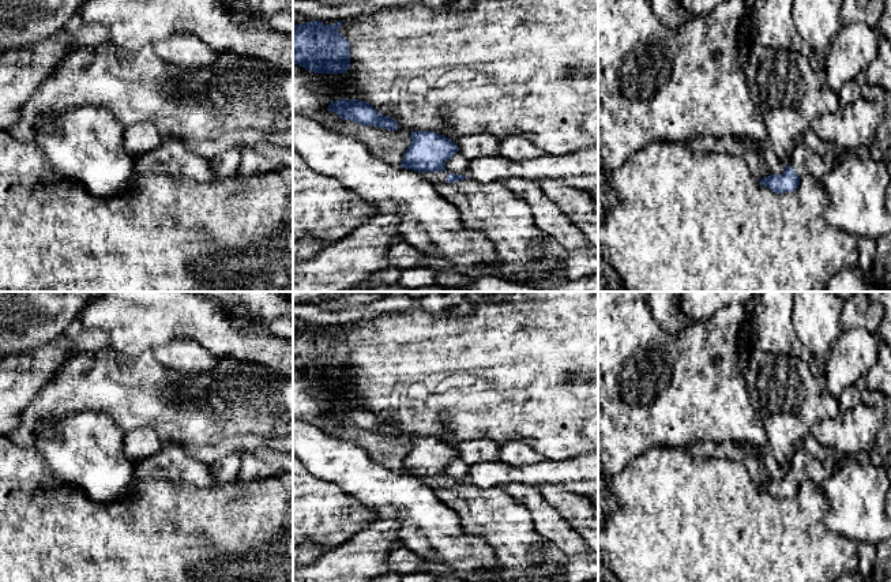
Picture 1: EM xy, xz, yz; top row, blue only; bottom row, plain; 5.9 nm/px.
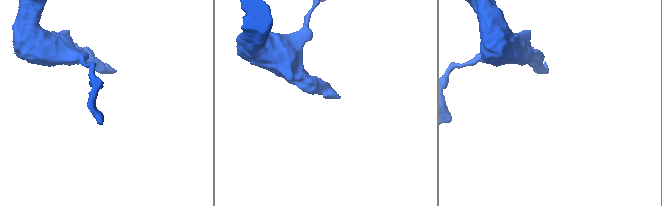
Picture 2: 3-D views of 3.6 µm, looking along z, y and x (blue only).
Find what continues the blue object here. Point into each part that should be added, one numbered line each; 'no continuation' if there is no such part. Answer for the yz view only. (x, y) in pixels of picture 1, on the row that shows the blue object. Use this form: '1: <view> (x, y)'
1: yz (805, 162)

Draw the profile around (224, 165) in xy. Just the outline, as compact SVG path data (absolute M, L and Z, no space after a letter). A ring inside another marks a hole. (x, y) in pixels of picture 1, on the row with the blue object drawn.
M234 149L222 151L210 159L214 180L234 177L241 162L241 153Z

